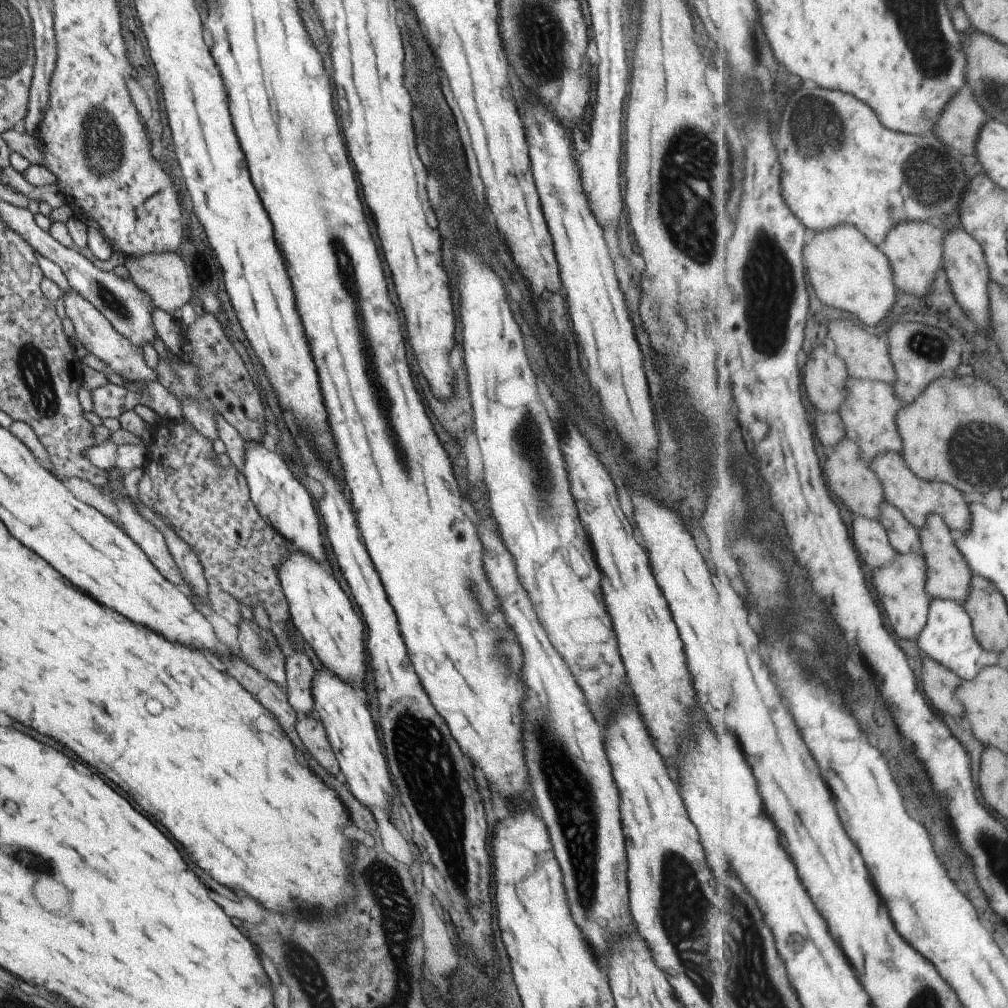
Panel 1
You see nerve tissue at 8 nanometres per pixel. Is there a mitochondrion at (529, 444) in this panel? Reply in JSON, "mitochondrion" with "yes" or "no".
{"mitochondrion":"yes"}

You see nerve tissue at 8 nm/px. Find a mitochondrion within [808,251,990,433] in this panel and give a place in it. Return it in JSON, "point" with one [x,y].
{"point":[928,347]}

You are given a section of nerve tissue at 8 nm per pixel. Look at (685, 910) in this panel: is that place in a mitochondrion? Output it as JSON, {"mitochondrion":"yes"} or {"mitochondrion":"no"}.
{"mitochondrion":"yes"}

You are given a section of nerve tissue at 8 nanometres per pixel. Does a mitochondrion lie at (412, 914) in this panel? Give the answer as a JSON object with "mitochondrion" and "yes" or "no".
{"mitochondrion":"yes"}

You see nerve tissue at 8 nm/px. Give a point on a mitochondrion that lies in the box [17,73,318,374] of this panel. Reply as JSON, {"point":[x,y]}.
{"point":[103,159]}

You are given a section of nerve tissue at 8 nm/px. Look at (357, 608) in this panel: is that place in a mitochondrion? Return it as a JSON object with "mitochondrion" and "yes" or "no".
{"mitochondrion":"no"}

